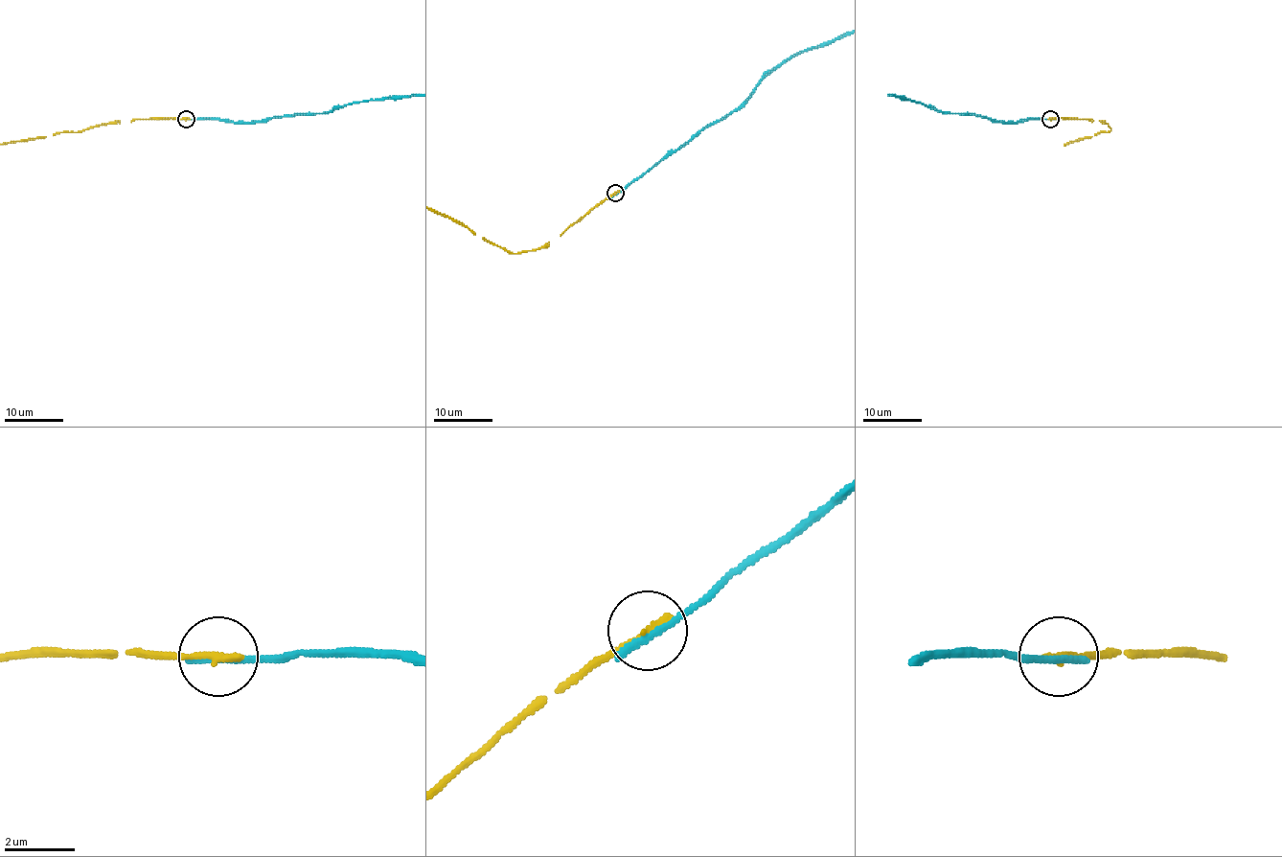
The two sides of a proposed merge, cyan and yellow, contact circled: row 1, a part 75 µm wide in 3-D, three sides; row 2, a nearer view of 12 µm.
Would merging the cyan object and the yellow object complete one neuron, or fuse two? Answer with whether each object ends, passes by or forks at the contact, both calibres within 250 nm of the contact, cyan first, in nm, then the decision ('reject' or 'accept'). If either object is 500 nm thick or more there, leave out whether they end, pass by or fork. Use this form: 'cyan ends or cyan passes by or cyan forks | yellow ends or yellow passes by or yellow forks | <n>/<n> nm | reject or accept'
cyan ends | yellow ends | 280/240 nm | reject

